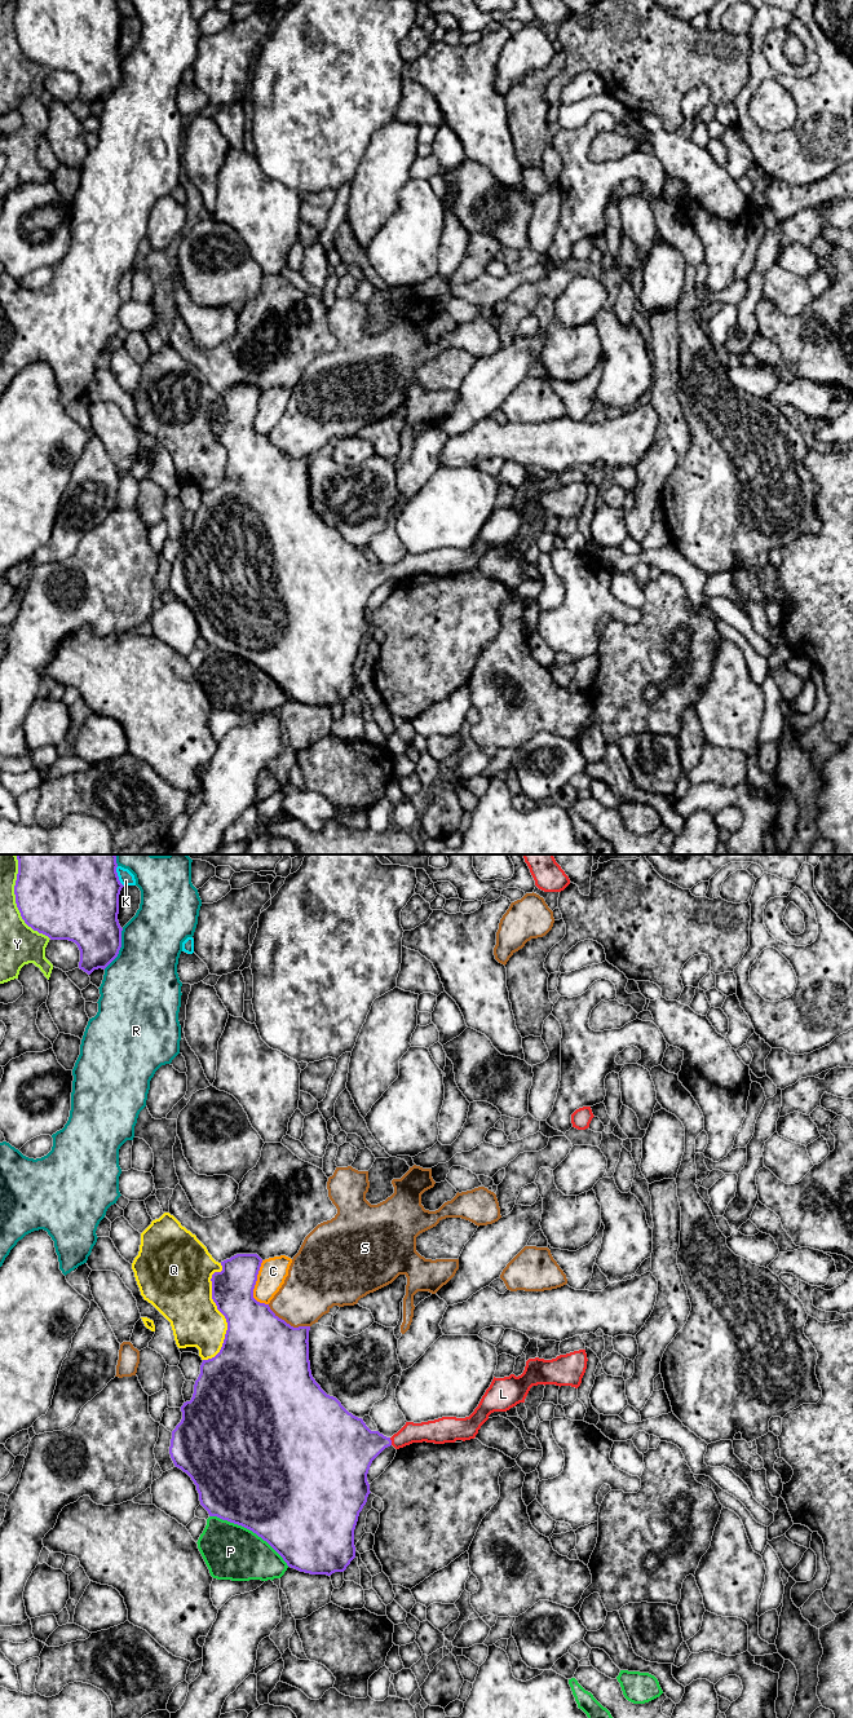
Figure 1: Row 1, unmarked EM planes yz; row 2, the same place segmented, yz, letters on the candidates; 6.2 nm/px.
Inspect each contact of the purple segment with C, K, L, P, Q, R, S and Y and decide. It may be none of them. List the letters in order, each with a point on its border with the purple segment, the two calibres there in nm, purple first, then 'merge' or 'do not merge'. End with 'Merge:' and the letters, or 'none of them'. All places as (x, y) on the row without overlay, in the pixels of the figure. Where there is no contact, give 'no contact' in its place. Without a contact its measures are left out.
C: meets purple in yz at (253, 418); 320 nm thick on the purple side, 170 nm on the other; do not merge
K: meets purple in yz at (118, 9); 420 nm thick on the purple side, 90 nm on the other; do not merge
L: meets purple in yz at (390, 573); 320 nm thick on the purple side, 130 nm on the other; merge
P: meets purple in yz at (250, 661); 500 nm thick on the purple side, 340 nm on the other; do not merge
Q: meets purple in yz at (221, 444); 360 nm thick on the purple side, 340 nm on the other; do not merge
R: meets purple in yz at (119, 80); 340 nm thick on the purple side, 460 nm on the other; do not merge
S: meets purple in yz at (288, 455); 500 nm thick on the purple side, 340 nm on the other; do not merge
Y: meets purple in yz at (18, 40); 420 nm thick on the purple side, 240 nm on the other; do not merge
Merge: L

